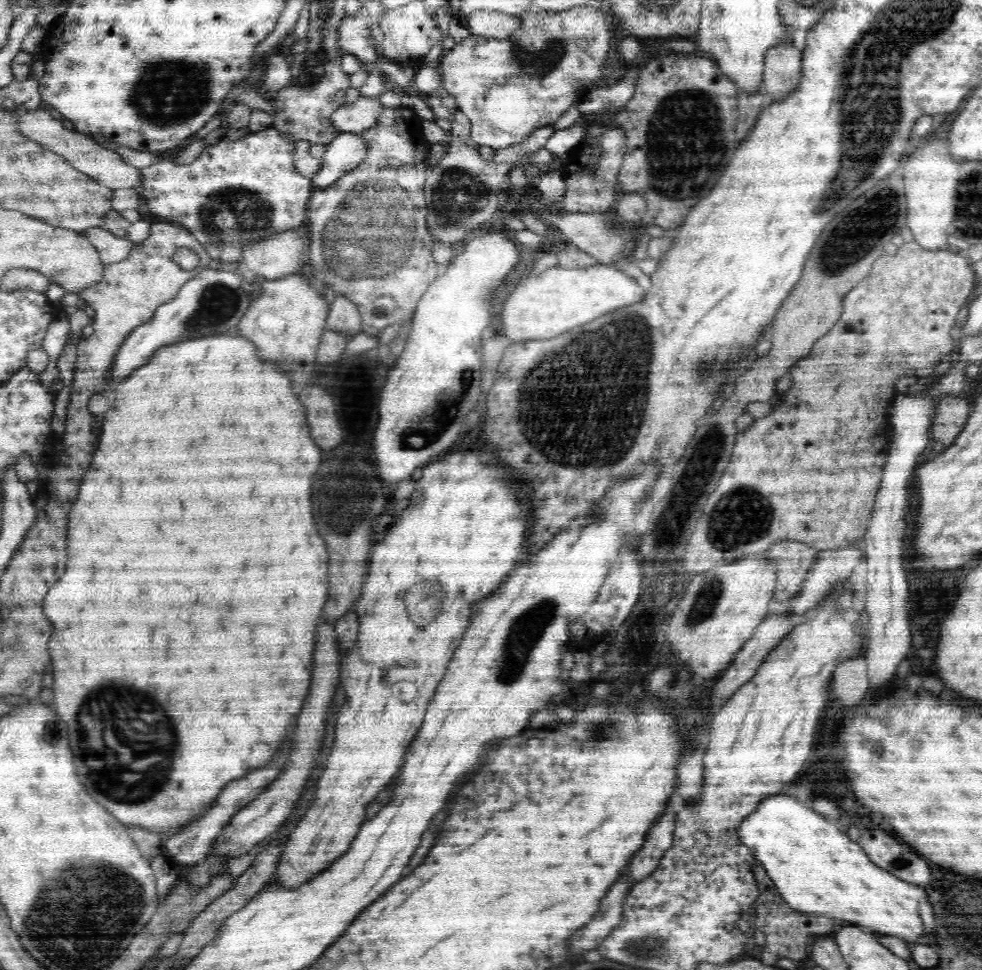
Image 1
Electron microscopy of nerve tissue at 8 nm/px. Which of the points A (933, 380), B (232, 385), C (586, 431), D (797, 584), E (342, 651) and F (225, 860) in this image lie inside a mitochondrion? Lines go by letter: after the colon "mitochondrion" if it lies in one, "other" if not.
A: other
B: other
C: mitochondrion
D: other
E: other
F: other

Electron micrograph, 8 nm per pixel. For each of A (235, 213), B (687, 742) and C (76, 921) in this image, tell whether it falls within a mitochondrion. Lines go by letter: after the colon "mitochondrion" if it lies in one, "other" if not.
A: mitochondrion
B: other
C: mitochondrion

